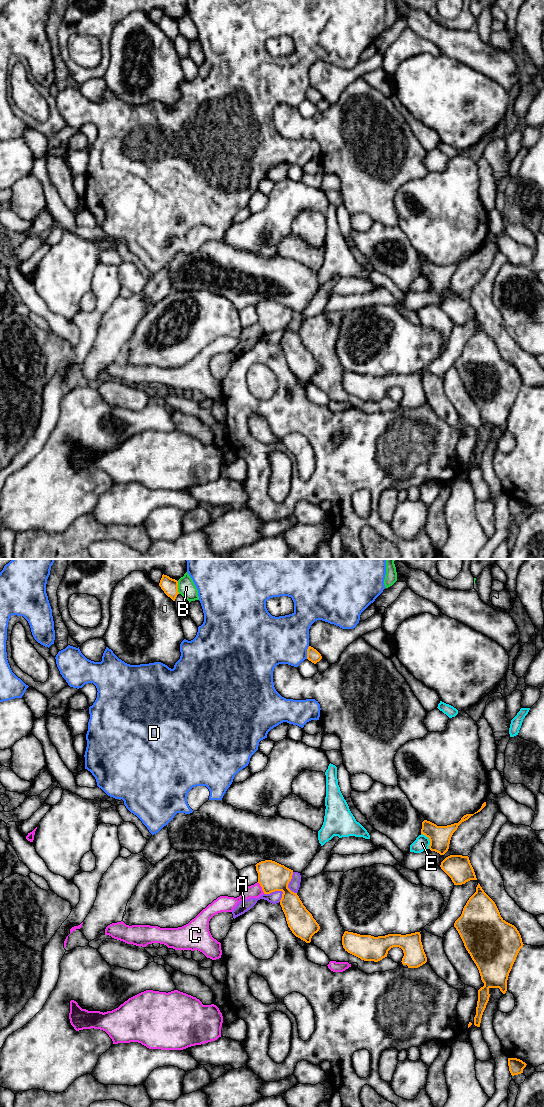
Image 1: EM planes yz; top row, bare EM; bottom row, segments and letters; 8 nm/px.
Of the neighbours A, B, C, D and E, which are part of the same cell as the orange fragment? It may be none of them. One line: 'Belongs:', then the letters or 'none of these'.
Belongs: none of these

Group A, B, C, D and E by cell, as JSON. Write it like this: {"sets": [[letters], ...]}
{"sets": [["A"], ["B"], ["C"], ["D"], ["E"]]}

